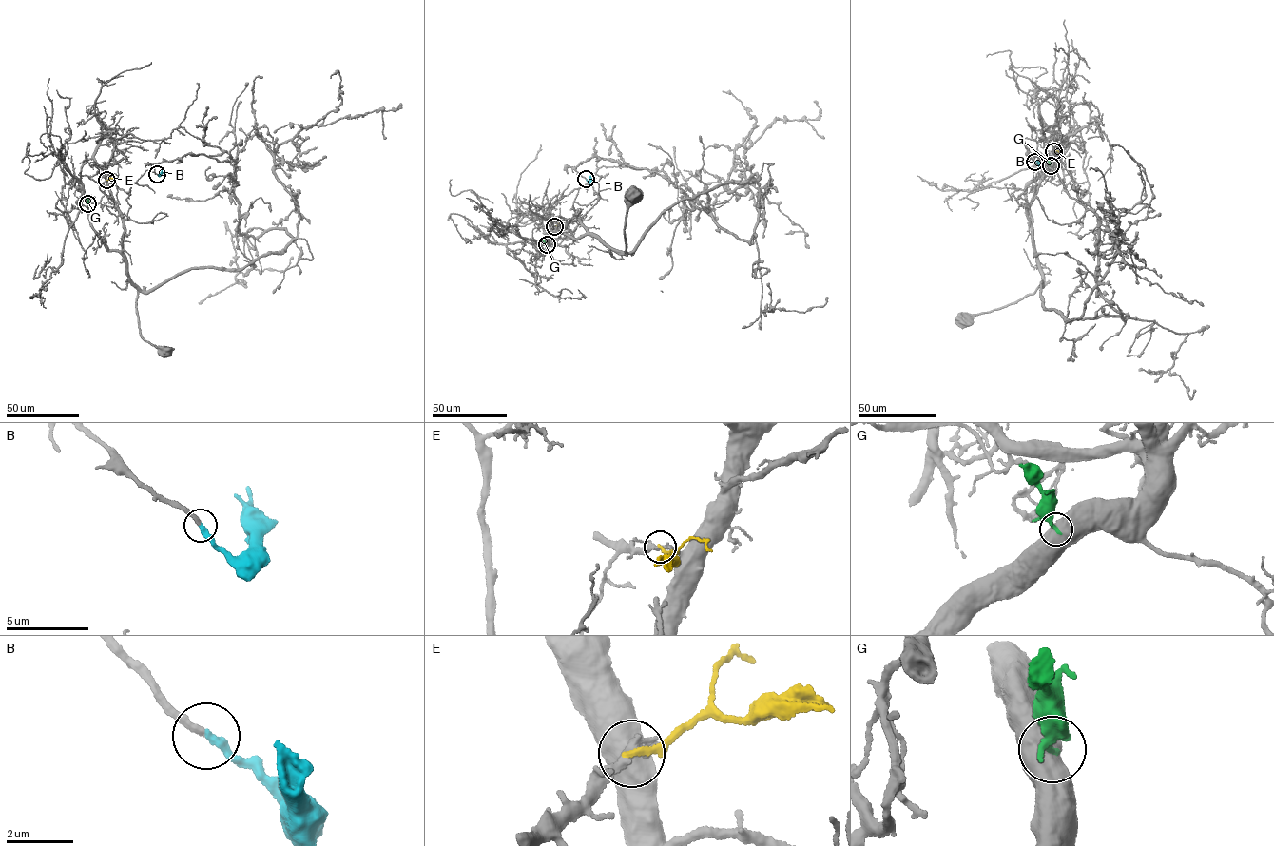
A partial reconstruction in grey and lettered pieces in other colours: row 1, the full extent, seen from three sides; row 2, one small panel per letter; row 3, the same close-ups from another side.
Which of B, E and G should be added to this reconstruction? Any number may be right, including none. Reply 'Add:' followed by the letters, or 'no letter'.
Add: B

